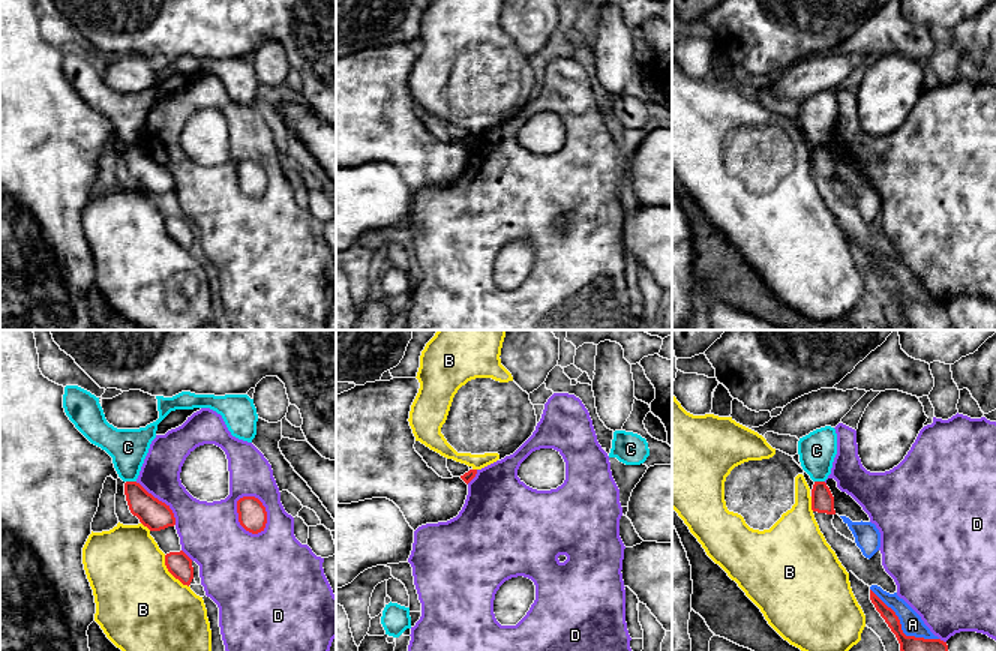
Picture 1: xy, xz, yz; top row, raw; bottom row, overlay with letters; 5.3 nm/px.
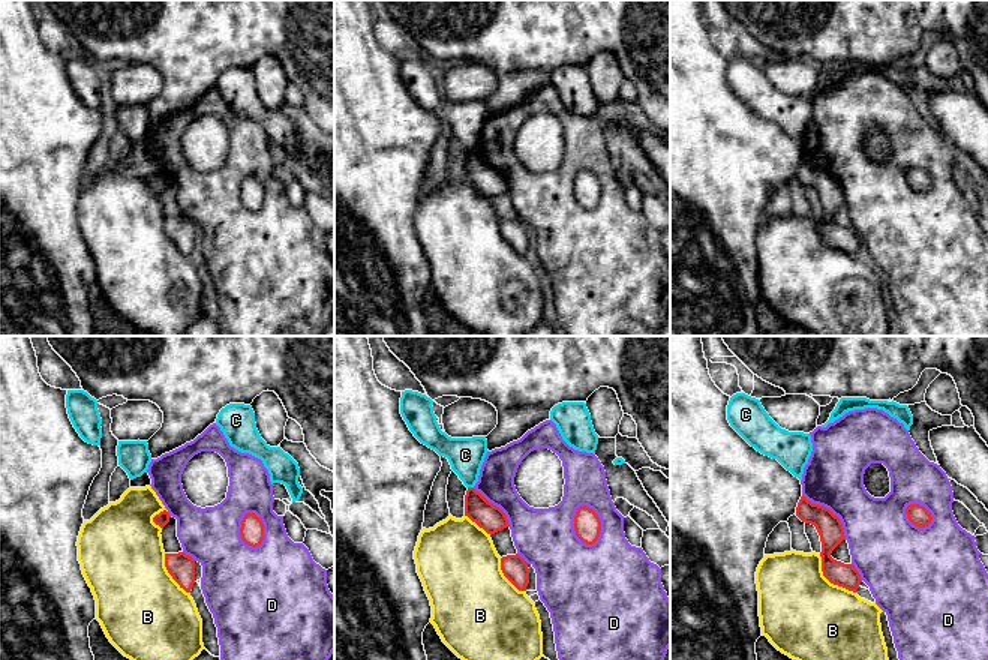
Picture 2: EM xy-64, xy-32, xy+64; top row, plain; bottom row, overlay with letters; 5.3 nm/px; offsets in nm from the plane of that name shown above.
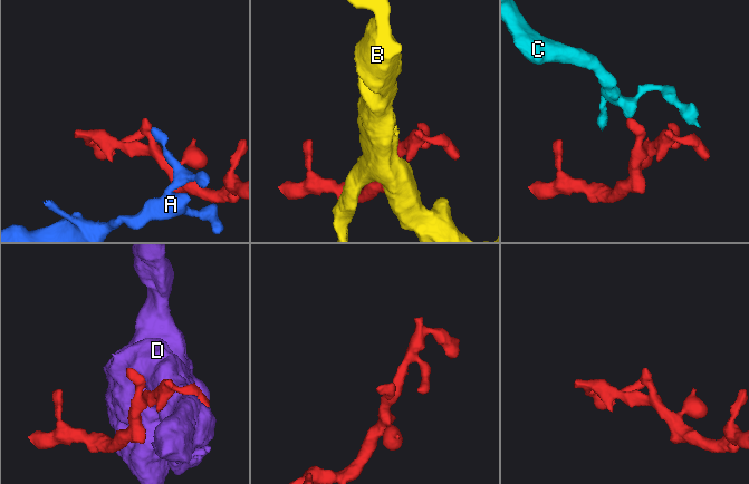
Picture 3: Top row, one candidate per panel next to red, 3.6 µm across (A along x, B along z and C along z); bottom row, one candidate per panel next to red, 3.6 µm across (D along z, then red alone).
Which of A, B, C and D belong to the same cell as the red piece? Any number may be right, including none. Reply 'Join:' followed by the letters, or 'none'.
Join: none

